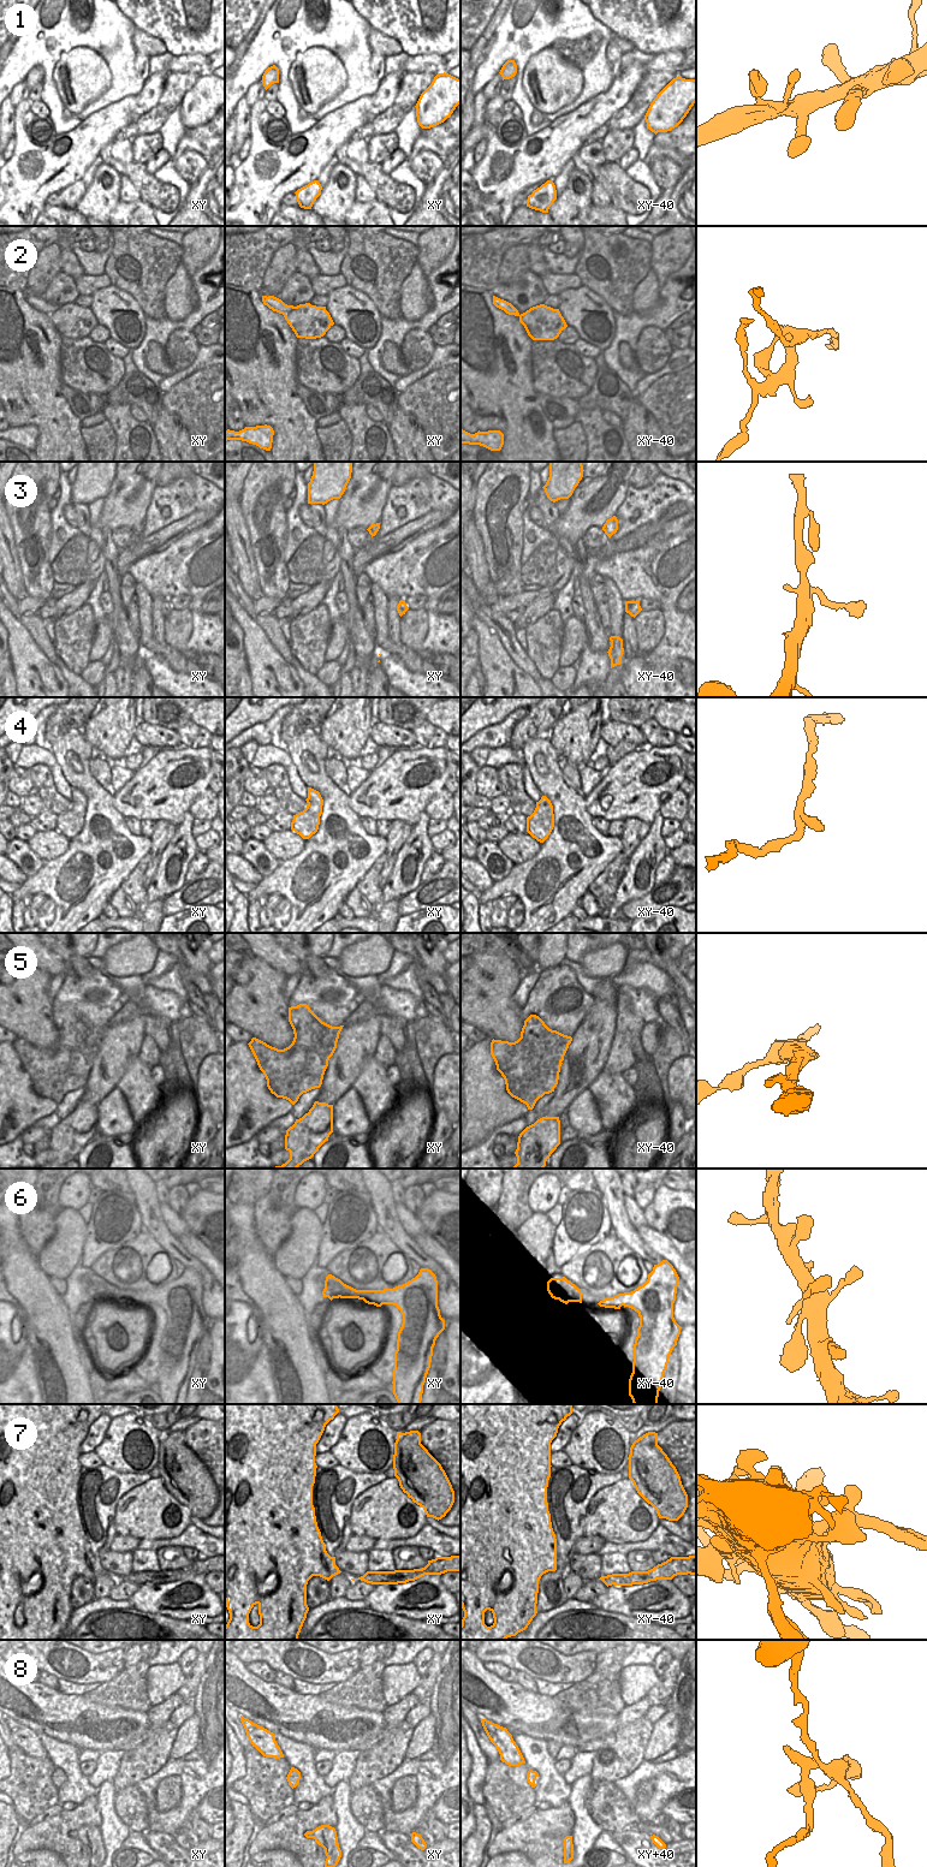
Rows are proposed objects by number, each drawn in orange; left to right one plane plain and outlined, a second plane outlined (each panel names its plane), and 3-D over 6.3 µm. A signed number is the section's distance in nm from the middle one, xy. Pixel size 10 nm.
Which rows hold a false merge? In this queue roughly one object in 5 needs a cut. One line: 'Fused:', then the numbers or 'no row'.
Fused: 2, 5, 8

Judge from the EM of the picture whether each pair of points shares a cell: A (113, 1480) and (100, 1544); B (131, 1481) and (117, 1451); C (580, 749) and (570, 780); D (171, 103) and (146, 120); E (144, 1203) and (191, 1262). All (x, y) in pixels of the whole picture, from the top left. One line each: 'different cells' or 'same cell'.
A: same cell
B: different cells
C: different cells
D: same cell
E: same cell

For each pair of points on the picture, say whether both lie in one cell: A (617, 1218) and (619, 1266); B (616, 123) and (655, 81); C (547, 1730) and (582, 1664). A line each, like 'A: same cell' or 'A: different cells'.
A: different cells
B: same cell
C: different cells

